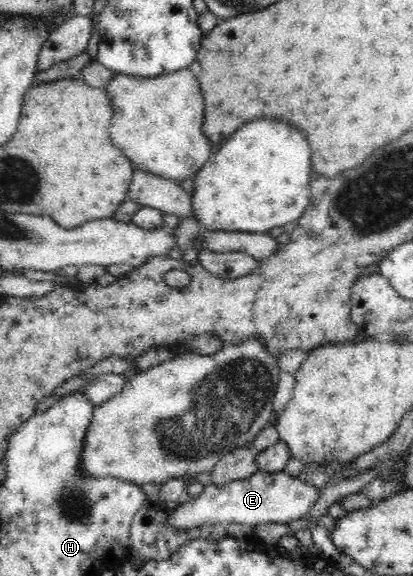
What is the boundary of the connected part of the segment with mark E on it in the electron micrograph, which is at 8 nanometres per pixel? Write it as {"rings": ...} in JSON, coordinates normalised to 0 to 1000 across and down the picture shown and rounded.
{"rings":[[[625,816],[610,828],[567,833],[542,842],[511,839],[494,844],[479,863],[458,863],[446,875],[431,877],[421,891],[407,894],[407,910],[426,920],[448,920],[489,910],[598,908],[615,913],[627,908],[705,908],[736,894],[770,873],[785,847],[751,844],[692,819],[639,819]]]}

